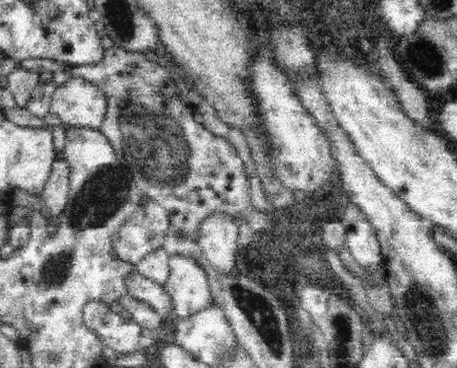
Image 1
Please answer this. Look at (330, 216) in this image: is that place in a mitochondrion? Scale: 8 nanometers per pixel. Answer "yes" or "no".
no

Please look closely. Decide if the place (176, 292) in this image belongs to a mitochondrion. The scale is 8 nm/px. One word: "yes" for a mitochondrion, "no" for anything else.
no

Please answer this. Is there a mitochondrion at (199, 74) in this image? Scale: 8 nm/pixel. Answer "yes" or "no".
no

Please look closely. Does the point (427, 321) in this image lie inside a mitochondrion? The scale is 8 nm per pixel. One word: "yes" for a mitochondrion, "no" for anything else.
yes

